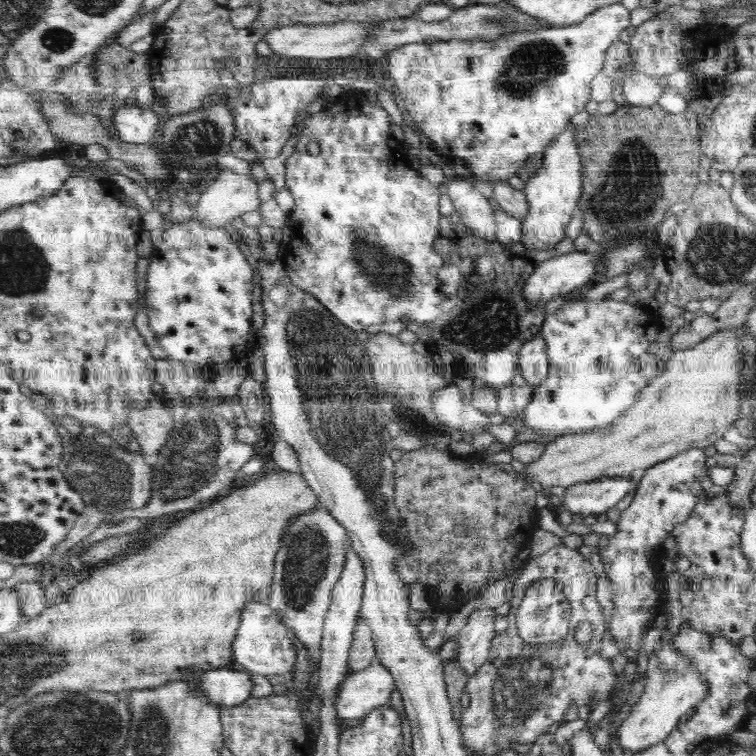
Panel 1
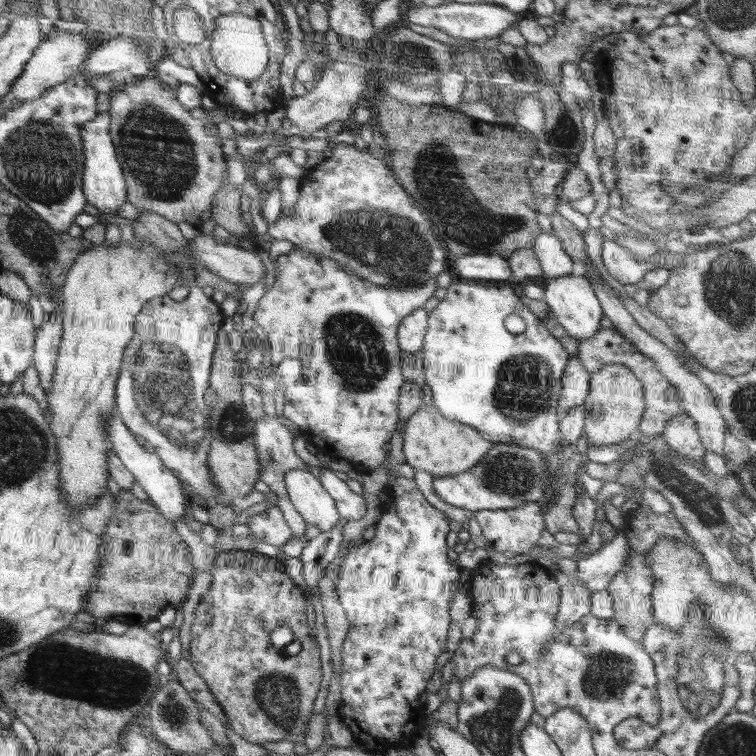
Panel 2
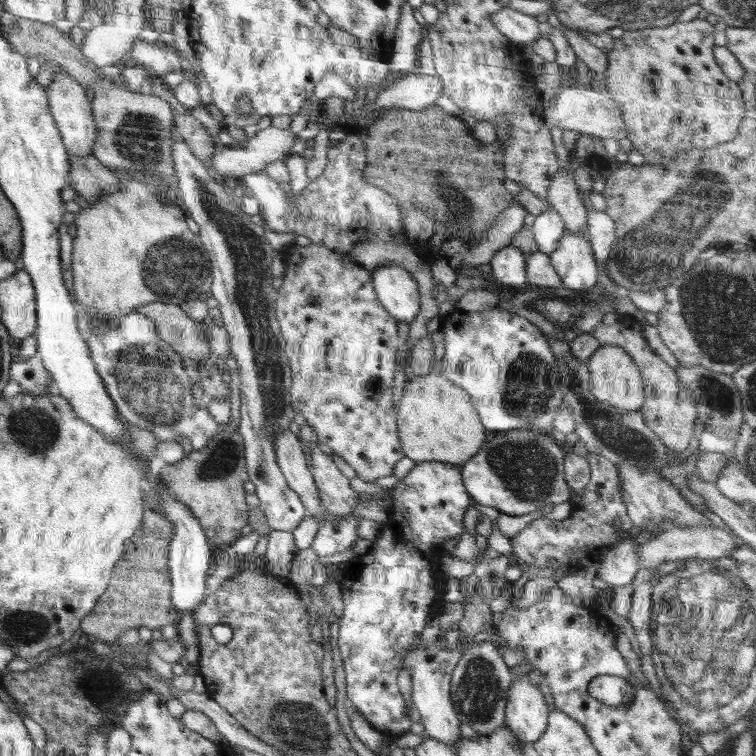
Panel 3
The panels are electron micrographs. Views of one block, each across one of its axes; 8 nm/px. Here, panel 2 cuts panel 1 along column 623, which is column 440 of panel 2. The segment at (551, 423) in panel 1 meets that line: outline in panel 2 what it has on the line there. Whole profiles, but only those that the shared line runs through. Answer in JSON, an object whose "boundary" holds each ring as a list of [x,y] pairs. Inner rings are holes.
{"boundary":[[[461,280],[451,282],[447,292],[446,297],[429,312],[422,348],[422,370],[425,384],[430,386],[434,406],[444,418],[476,428],[494,444],[527,447],[549,459],[559,448],[563,448],[556,407],[569,360],[568,352],[548,332],[542,320],[522,303],[512,291],[512,286],[491,286],[490,283],[484,286]],[[510,314],[518,314],[526,323],[526,329],[521,334],[512,334],[504,327],[504,320]]]}

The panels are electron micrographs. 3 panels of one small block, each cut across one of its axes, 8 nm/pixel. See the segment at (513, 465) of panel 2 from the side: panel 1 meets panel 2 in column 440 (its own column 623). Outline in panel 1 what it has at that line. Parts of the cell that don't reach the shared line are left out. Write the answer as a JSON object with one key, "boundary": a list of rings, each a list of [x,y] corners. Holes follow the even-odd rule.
{"boundary":[[[607,477],[566,488],[560,510],[563,517],[606,513],[638,486],[630,477]]]}

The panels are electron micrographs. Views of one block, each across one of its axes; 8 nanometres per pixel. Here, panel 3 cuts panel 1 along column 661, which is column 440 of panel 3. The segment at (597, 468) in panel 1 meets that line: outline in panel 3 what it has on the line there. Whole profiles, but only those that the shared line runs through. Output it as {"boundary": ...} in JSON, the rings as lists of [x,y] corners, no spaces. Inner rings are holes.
{"boundary":[[[429,372],[426,376],[412,377],[406,382],[403,390],[396,416],[399,442],[406,458],[415,463],[435,461],[461,466],[480,451],[486,438],[484,434],[486,429],[470,402],[469,394],[466,394],[460,386],[456,386],[440,373]]]}

